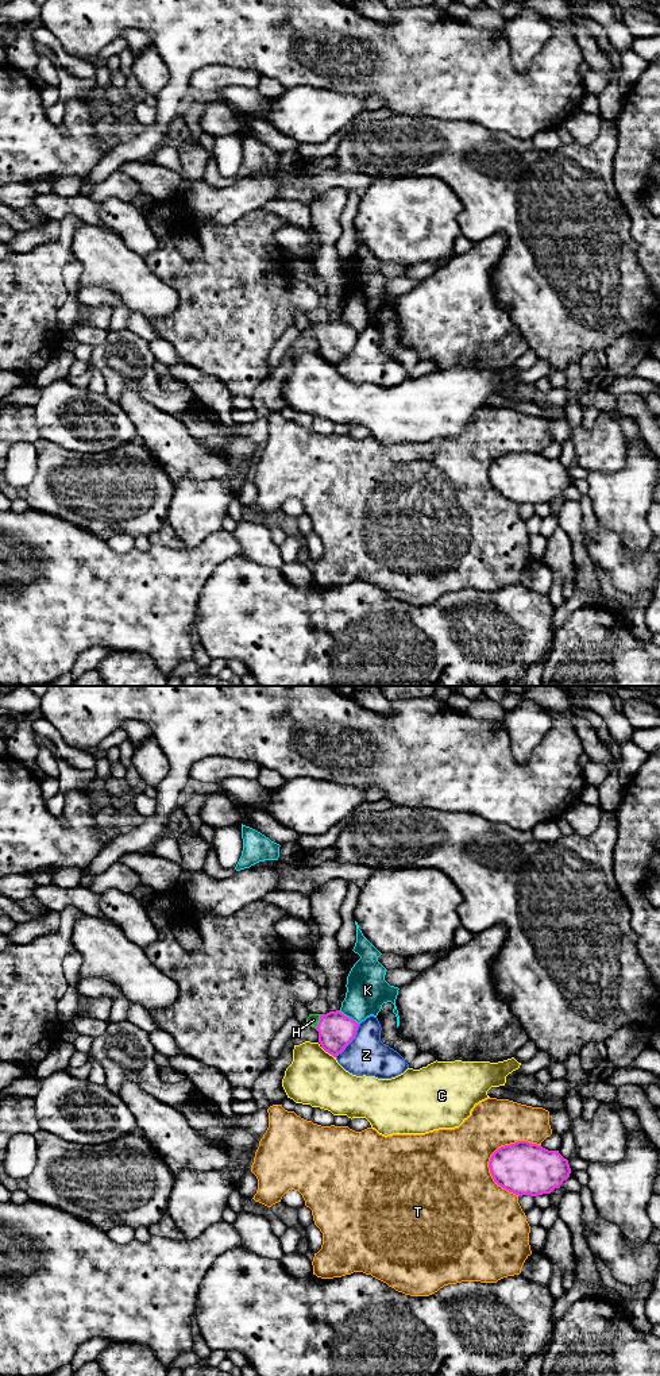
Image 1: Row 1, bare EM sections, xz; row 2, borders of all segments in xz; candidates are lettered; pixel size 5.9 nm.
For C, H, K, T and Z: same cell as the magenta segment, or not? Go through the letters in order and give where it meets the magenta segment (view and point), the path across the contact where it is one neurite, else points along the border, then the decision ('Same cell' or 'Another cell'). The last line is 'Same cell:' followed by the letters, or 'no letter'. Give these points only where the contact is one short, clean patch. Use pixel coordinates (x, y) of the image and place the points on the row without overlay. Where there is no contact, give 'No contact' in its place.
C: Touches magenta at xz (328, 361). Another cell
H: Touches magenta at xz (320, 330). Path across: xz (336, 339), (320, 330), (313, 328). Same cell
K: Touches magenta at xz (348, 326). Boundary: xz (339, 319), (358, 332). Another cell
T: Touches magenta at xz (502, 455). Another cell
Z: Touches magenta at xz (351, 349). Another cell
Same cell: H

